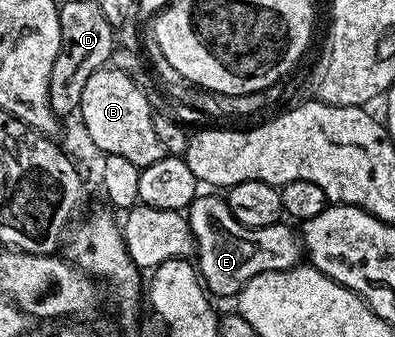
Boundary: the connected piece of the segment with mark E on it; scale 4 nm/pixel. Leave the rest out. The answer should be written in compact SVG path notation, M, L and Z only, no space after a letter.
M199 194L189 204L187 209L189 229L195 245L195 267L208 291L214 297L236 297L242 286L255 274L271 270L288 270L298 267L303 256L303 246L298 235L288 228L288 223L282 222L248 228L243 226L231 214L228 203L217 196Z

